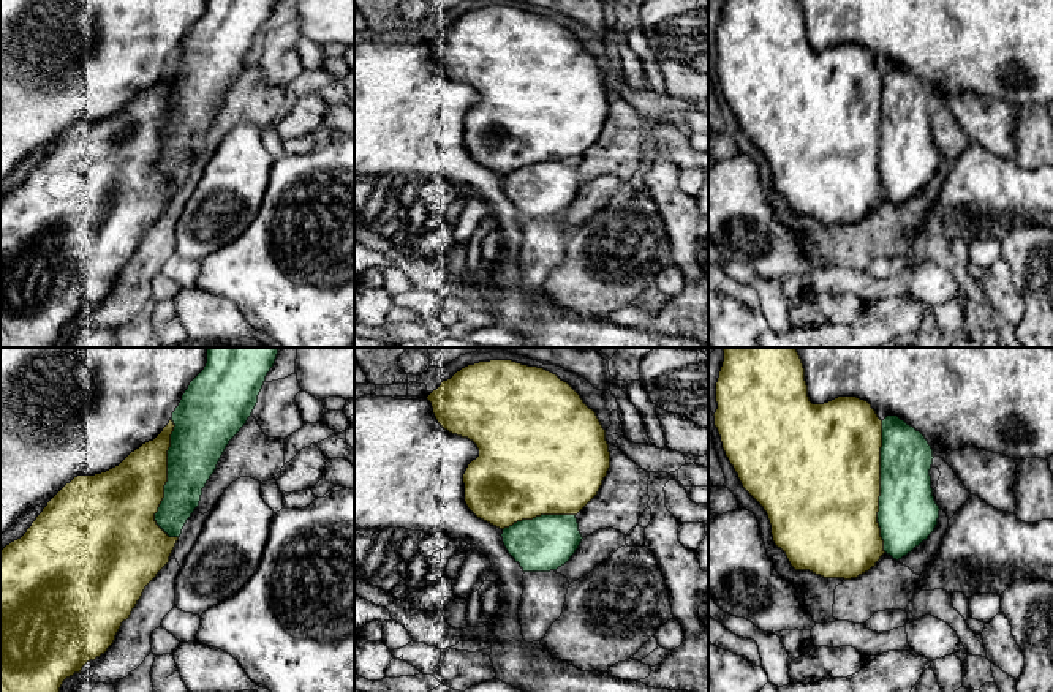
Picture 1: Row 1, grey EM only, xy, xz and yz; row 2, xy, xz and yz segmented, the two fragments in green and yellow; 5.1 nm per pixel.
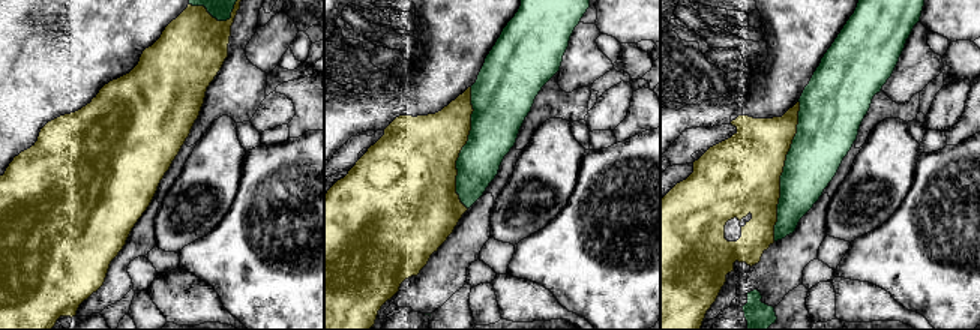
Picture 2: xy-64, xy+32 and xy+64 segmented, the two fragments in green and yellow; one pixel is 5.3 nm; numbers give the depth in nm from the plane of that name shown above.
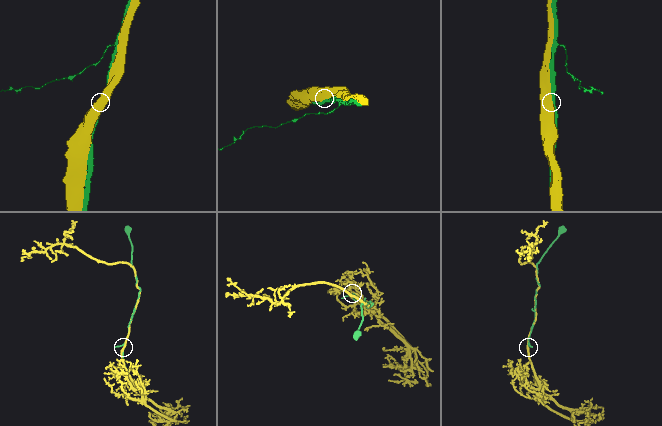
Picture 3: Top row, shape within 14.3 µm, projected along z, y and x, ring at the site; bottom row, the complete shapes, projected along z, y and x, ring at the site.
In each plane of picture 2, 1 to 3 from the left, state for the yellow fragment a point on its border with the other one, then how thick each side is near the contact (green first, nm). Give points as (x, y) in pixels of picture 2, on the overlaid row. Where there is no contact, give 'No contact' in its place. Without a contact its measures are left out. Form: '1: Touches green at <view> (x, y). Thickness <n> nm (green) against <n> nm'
1: Touches green at xy-64 (218, 20). Thickness 110 nm (green) against 360 nm
2: Touches green at xy+32 (462, 149). Thickness 260 nm (green) against 420 nm
3: Touches green at xy+64 (784, 171). Thickness 280 nm (green) against 420 nm

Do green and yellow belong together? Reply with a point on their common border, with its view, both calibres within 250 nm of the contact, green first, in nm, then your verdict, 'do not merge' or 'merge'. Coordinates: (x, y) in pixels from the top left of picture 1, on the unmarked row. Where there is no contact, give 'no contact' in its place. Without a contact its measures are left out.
meets green in yz at (881, 133); 300 nm thick on the green side, 500 nm on the other; merge

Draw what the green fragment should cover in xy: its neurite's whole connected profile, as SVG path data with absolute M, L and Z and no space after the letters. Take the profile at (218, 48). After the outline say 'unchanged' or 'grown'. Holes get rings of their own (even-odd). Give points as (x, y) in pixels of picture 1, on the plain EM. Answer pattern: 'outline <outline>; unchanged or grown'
outline M207 0L204 16L182 41L171 63L176 73L168 96L168 128L155 160L157 171L169 183L180 183L187 166L199 152L202 134L215 118L229 87L251 62L275 5L277 0Z; unchanged

